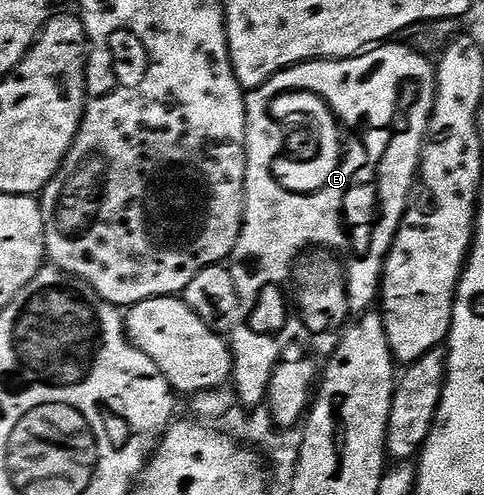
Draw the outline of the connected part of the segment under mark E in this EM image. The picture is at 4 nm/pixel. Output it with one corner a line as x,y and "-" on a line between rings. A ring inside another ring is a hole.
380,43
353,57
338,59
316,59
302,61
290,69
273,75
259,89
246,94
247,102
247,166
245,167
245,207
243,208
243,230
237,239
237,247
229,258
233,283
237,287
239,302
243,308
243,319
229,334
231,363
233,366
233,388
240,406
259,407
267,396
267,384
271,373
279,364
287,345
294,341
311,341
315,353
330,355
339,345
339,338
352,321
363,316
376,304
381,289
383,263
387,252
395,242
395,236
403,217
407,214
407,203
413,196
415,182
419,176
419,163
423,160
423,141
427,128
431,126
431,112
435,102
435,71
424,54
410,49
402,43

